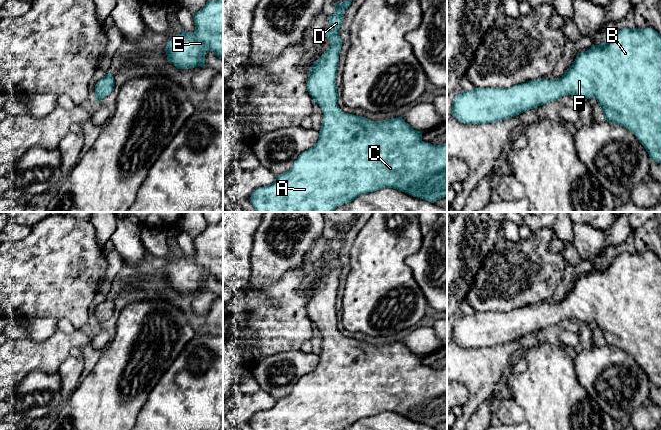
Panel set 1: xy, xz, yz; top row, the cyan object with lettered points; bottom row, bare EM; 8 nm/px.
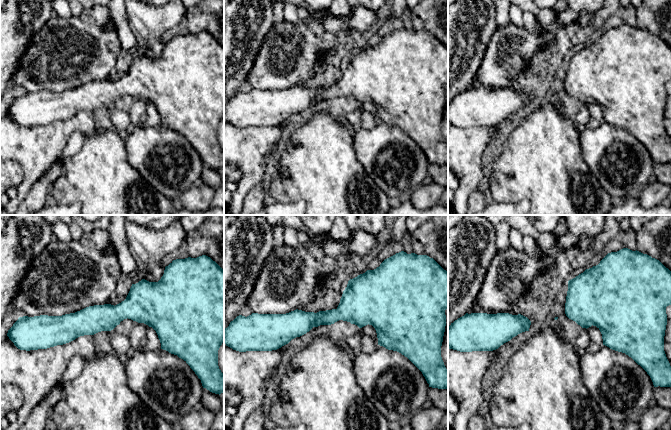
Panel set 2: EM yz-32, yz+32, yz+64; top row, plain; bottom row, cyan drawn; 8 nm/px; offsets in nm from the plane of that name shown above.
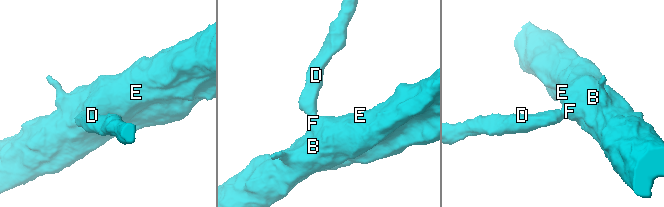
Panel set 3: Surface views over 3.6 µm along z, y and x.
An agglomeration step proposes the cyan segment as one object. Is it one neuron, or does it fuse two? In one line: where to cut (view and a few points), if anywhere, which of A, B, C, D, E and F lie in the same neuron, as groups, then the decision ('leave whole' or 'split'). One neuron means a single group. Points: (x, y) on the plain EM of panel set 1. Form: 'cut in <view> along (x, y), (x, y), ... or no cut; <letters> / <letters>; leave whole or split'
no cut; A B C D E F; leave whole

